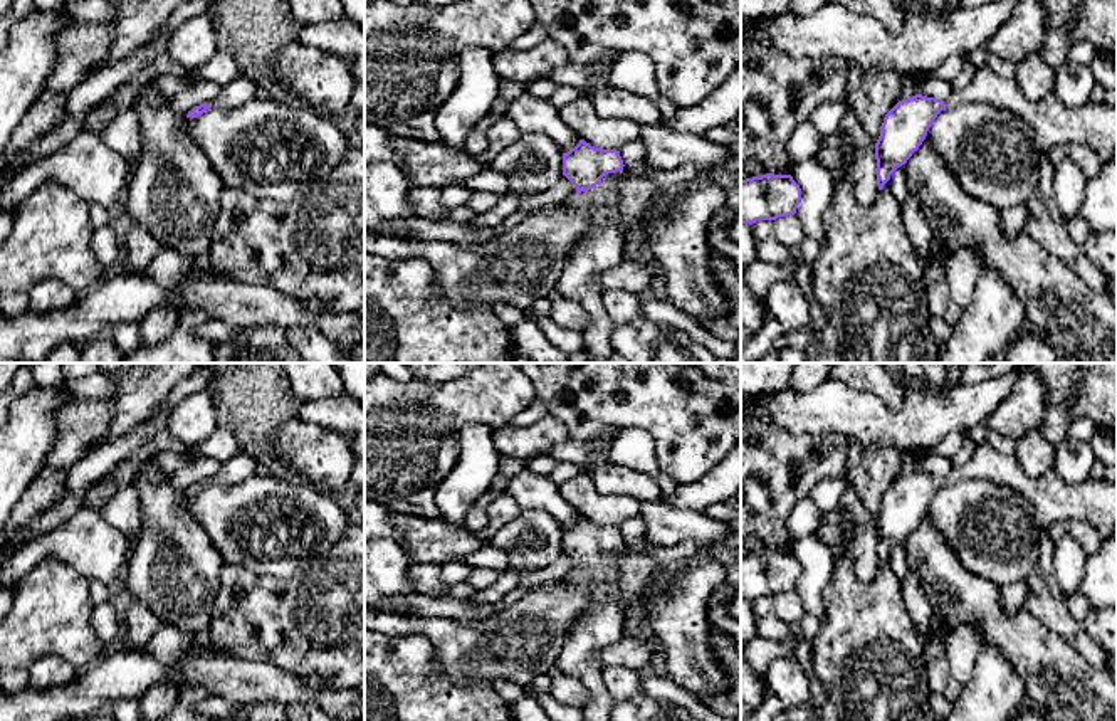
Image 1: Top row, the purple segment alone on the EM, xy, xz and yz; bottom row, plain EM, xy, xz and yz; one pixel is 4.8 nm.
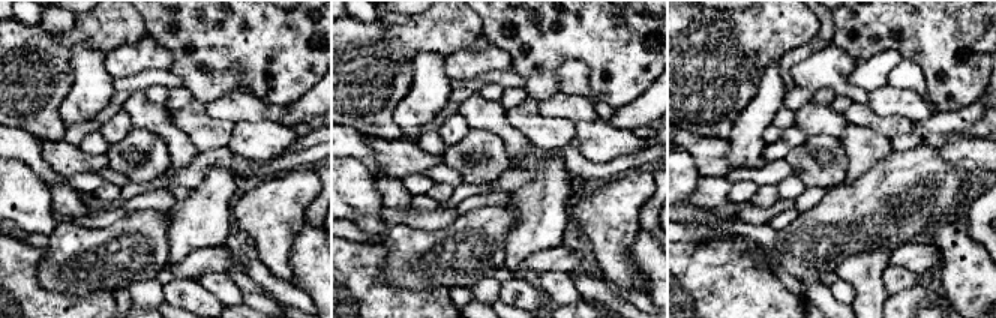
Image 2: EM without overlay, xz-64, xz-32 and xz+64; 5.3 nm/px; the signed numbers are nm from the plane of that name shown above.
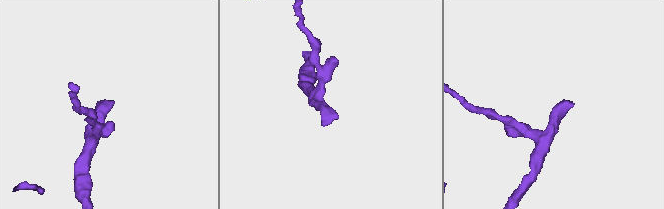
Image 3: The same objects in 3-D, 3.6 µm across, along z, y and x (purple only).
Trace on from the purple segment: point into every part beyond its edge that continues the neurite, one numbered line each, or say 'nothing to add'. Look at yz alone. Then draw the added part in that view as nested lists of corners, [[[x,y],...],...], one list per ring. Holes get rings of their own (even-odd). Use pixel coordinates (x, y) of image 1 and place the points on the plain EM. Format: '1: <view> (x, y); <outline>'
1: yz (1054, 499); [[[988,442],[979,444],[966,464],[951,467],[942,477],[946,484],[983,479],[1009,487],[1031,503],[1043,528],[1083,519],[1099,529],[1102,541],[1117,538],[1117,484],[1090,477],[1068,484],[1053,469],[1035,479],[1023,471],[1015,454],[1004,455]]]

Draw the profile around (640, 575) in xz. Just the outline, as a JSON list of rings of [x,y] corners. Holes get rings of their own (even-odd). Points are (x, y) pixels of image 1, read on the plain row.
[[[643,536],[637,546],[623,543],[620,555],[620,603],[623,618],[645,615],[645,598],[662,583],[672,580],[689,561],[658,563],[647,553],[647,546],[657,546]]]

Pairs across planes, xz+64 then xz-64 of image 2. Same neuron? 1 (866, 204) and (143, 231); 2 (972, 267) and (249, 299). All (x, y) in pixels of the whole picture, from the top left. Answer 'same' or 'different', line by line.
1: same
2: different

